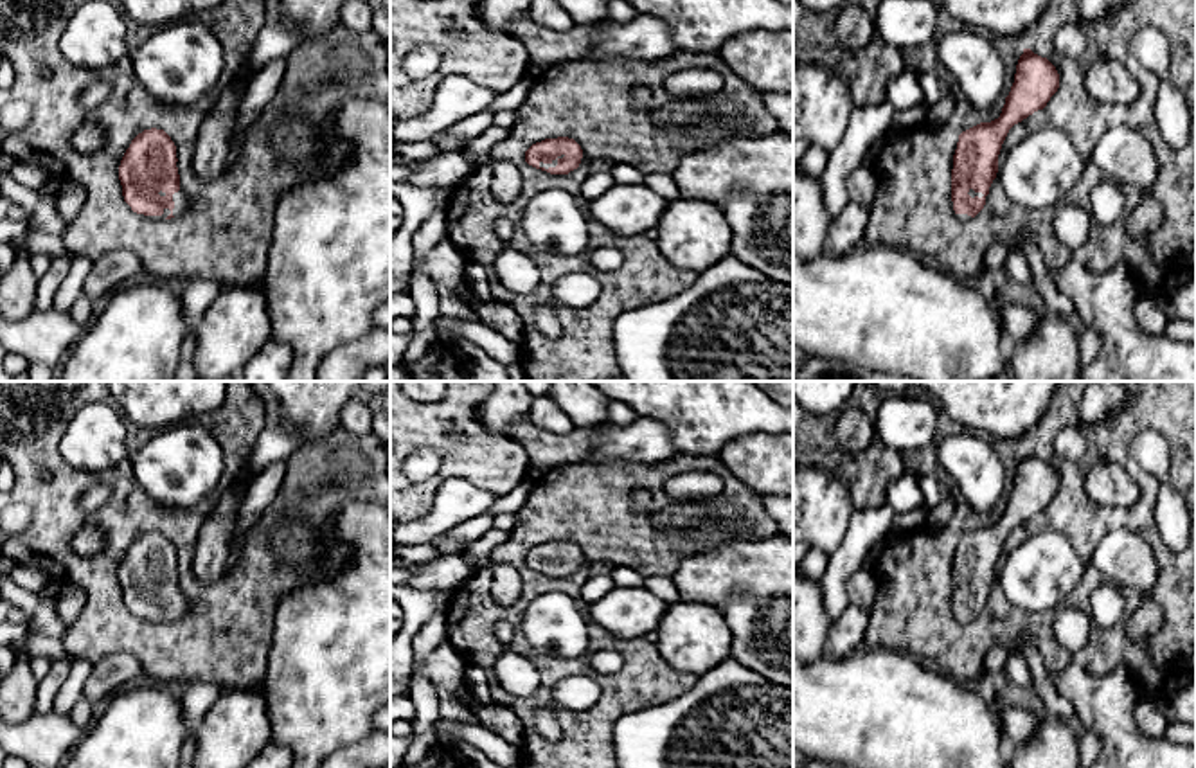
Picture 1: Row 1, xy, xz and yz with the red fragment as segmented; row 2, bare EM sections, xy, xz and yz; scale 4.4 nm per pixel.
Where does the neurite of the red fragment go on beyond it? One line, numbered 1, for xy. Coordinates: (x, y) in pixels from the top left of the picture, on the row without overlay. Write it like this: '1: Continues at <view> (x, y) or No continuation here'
1: Continues at xy (180, 603)

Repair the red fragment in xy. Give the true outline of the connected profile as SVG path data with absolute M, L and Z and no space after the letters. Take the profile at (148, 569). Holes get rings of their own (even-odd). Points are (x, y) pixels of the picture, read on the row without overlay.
M144 532L126 552L119 583L124 604L142 621L182 621L189 599L180 594L176 549L164 532Z

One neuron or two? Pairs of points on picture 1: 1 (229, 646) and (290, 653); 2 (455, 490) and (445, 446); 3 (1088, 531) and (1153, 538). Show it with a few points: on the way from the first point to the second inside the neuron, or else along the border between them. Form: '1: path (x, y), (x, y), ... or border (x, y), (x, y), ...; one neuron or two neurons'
1: border (277, 610), (267, 673), (261, 680); two neurons
2: border (446, 477), (439, 484), (430, 509), (423, 515); two neurons
3: path (1105, 520), (1137, 522); one neuron

